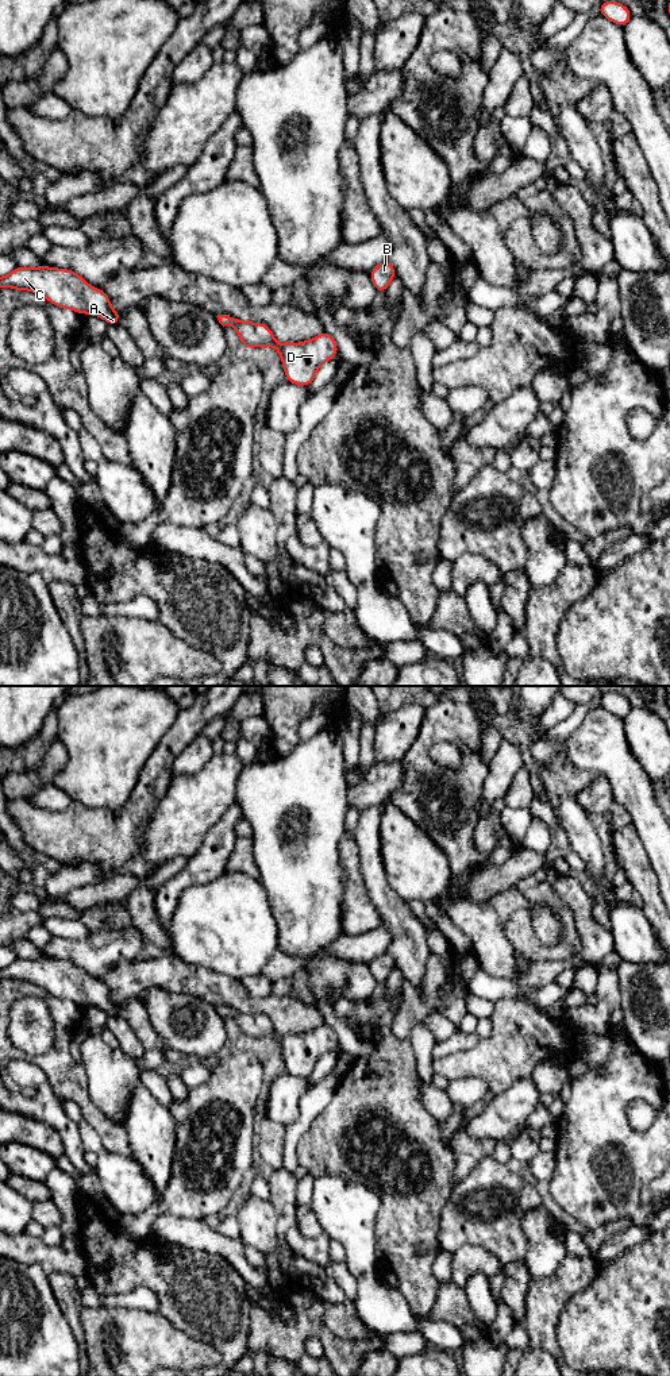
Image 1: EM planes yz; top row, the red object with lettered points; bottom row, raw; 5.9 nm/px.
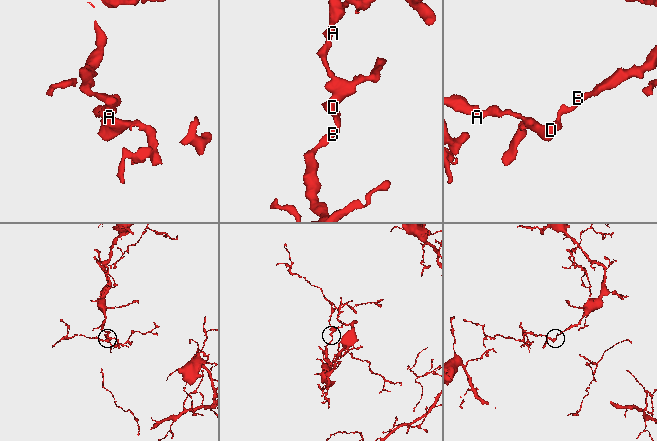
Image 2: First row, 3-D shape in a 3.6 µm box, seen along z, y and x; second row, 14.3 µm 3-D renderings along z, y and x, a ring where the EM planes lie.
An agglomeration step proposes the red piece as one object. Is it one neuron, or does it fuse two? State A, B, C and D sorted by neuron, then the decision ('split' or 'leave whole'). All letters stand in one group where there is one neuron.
groups A B C D; leave whole

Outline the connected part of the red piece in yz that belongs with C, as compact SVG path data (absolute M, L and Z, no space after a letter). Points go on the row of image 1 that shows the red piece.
M19 267L8 275L0 277L0 288L31 290L43 296L53 305L103 317L108 325L120 320L119 311L111 307L109 297L101 289L91 286L81 275L69 269Z

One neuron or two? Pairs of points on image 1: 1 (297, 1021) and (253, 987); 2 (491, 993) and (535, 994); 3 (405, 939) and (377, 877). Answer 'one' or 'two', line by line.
1: two
2: one
3: one

